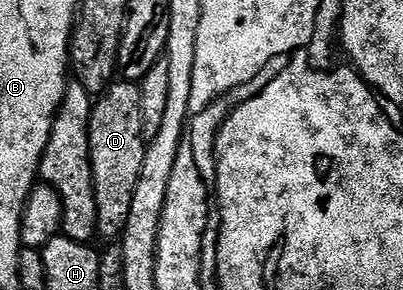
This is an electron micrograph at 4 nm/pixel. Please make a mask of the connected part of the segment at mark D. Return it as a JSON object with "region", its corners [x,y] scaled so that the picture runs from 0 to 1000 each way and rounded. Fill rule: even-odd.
{"region":[[[283,279],[270,310],[233,352],[231,403],[221,417],[221,538],[231,586],[231,648],[241,697],[241,810],[261,831],[298,828],[310,800],[315,748],[325,748],[325,686],[335,679],[335,638],[345,624],[345,583],[355,583],[355,541],[365,483],[355,466],[355,376],[350,303],[337,286]]]}

